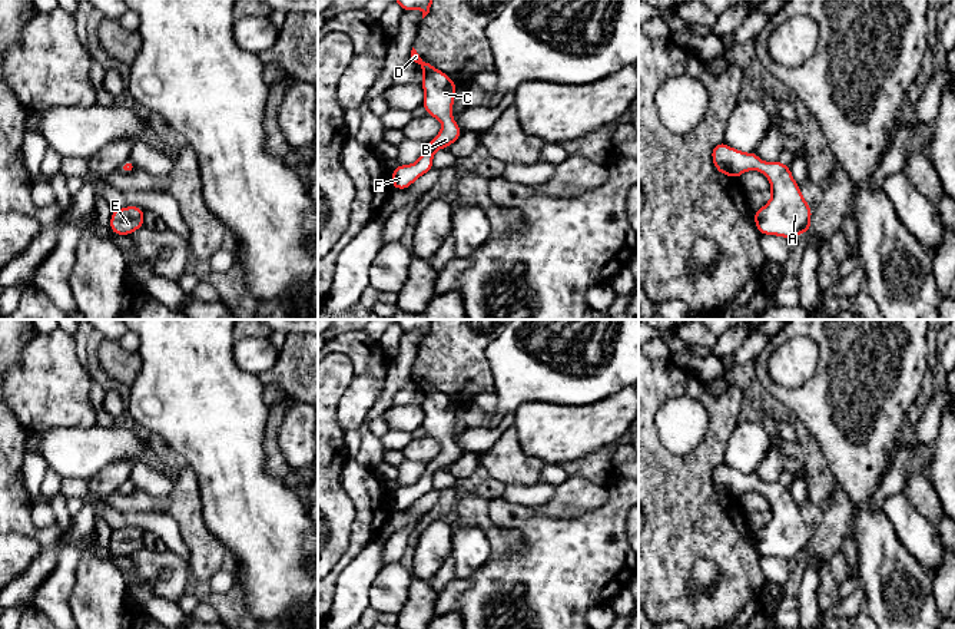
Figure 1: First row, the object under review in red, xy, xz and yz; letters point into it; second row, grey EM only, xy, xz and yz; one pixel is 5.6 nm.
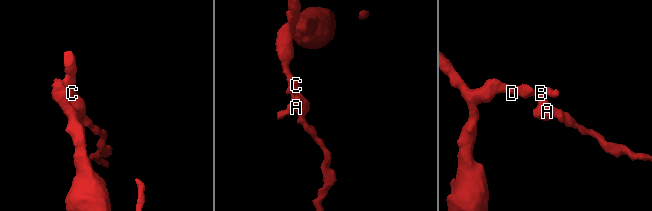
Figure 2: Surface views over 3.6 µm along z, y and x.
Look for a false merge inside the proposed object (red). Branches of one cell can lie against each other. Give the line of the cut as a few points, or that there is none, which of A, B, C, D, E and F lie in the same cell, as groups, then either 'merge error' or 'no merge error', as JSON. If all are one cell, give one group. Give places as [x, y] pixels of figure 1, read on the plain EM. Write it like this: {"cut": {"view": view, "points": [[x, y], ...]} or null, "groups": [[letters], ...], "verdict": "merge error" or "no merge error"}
{"cut": null, "groups": [["A", "B", "C", "D", "E", "F"]], "verdict": "no merge error"}

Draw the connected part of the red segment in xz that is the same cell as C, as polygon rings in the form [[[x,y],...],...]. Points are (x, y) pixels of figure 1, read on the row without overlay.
[[[412,368],[411,378],[424,393],[422,428],[428,437],[442,443],[441,453],[427,464],[418,481],[412,486],[398,486],[392,493],[392,510],[407,510],[414,501],[434,489],[434,474],[442,469],[450,469],[461,456],[461,450],[452,440],[452,426],[455,420],[455,403],[444,393],[435,390],[431,384],[424,383]]]

